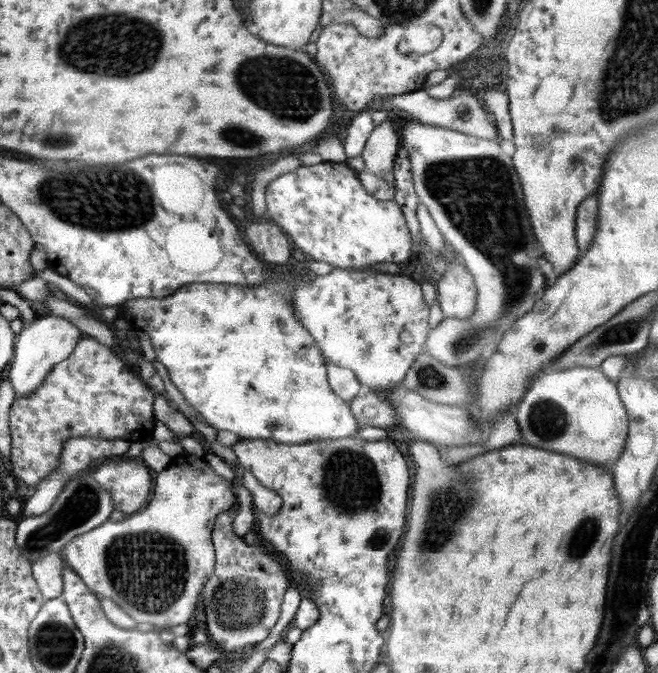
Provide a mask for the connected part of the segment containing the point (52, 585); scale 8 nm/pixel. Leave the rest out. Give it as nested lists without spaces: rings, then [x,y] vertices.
[[[52,552],[32,563],[34,580],[46,600],[59,598],[63,592],[62,571],[66,566],[62,553]]]

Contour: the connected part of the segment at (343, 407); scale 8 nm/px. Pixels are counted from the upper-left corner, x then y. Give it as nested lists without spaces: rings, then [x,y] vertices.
[[[275,272],[275,275],[263,283],[243,287],[224,283],[190,283],[182,285],[174,294],[162,298],[134,298],[120,306],[118,318],[126,320],[134,331],[146,332],[156,354],[156,362],[161,362],[168,369],[168,376],[176,388],[182,392],[190,406],[216,430],[229,430],[243,439],[268,439],[280,444],[301,444],[326,438],[344,438],[354,436],[360,429],[350,405],[342,400],[332,389],[327,380],[327,358],[318,350],[312,336],[302,328],[292,312],[291,284],[289,274]]]

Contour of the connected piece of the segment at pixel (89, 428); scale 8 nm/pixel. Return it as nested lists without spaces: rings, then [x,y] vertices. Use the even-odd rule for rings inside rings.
[[[84,336],[66,360],[52,367],[41,386],[29,397],[15,399],[9,410],[9,431],[12,439],[11,474],[28,486],[36,486],[52,474],[60,464],[62,447],[69,438],[100,437],[124,440],[130,444],[146,442],[155,425],[153,400],[156,392],[140,378],[134,367],[126,365],[116,354],[94,338]]]

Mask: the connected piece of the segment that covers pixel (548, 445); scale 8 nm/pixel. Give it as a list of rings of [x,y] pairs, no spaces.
[[[574,367],[540,374],[518,406],[514,406],[514,413],[527,445],[568,454],[608,470],[624,451],[628,413],[617,385],[600,368]]]

